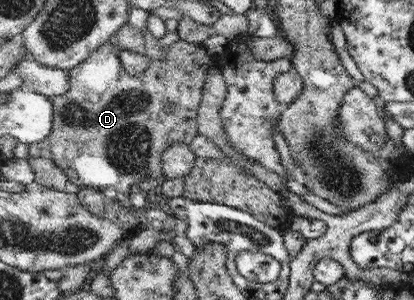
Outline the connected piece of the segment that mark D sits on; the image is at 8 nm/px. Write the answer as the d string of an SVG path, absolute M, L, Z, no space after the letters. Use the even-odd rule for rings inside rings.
M128 22L124 26L120 27L114 36L110 37L107 42L101 45L99 49L90 55L86 63L83 62L82 64L79 64L78 67L74 67L74 69L68 73L70 74L70 91L68 91L68 93L64 93L64 95L55 96L51 99L54 105L54 131L52 132L52 135L48 136L46 141L43 141L42 143L34 142L30 144L30 159L46 158L54 161L54 165L56 165L56 167L60 167L60 169L66 173L66 176L70 178L70 181L79 187L92 186L93 188L97 189L112 187L116 191L122 193L125 191L130 192L130 188L132 185L134 185L134 183L138 184L140 181L161 176L161 157L164 149L168 149L173 143L191 143L194 137L196 137L198 134L198 105L201 105L202 91L203 85L205 84L206 73L210 70L210 67L212 69L211 57L207 55L207 51L204 49L202 44L190 44L184 42L183 40L179 40L173 45L170 45L168 53L163 55L163 60L159 62L161 55L162 50L160 48L160 44L158 43L158 37L153 36L150 30L146 28L134 29L134 27L129 27ZM121 49L132 50L133 52L140 53L140 55L146 55L146 57L150 59L150 66L148 66L148 69L146 69L146 71L142 72L140 75L130 75L122 67L120 67L116 61L114 61L116 53ZM166 103L172 104L171 107L173 107L173 110L170 113L165 111L164 104Z

